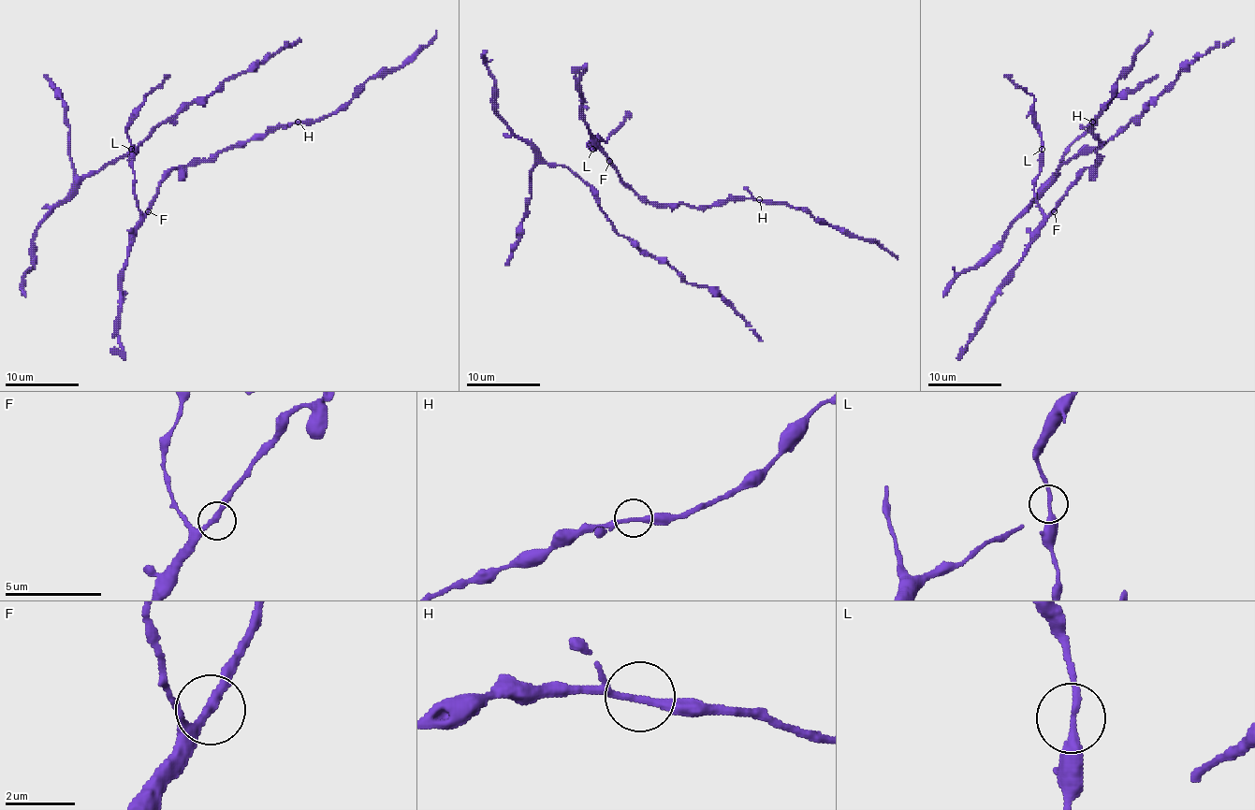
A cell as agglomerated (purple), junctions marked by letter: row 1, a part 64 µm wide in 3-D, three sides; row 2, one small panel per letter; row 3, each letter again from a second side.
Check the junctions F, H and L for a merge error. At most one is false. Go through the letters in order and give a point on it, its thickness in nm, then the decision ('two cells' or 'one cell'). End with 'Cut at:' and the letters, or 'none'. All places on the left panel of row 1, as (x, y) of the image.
F: at (148, 211); 240 nm thick; one cell
H: at (298, 122); 220 nm thick; one cell
L: at (131, 149); 200 nm thick; one cell
Cut at: none

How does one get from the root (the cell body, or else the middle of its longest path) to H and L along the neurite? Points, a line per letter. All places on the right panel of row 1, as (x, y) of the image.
H: (1052, 209), (1067, 188), (1087, 167), (1097, 164), (1101, 143), (1093, 134), (1093, 121)
L: (1052, 209), (1047, 215), (1034, 192), (1042, 149)

